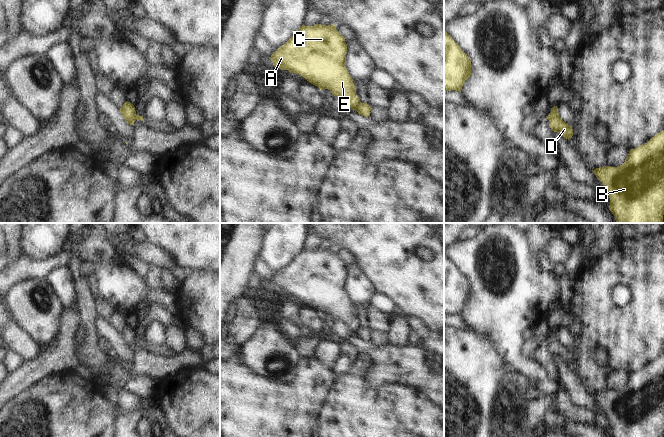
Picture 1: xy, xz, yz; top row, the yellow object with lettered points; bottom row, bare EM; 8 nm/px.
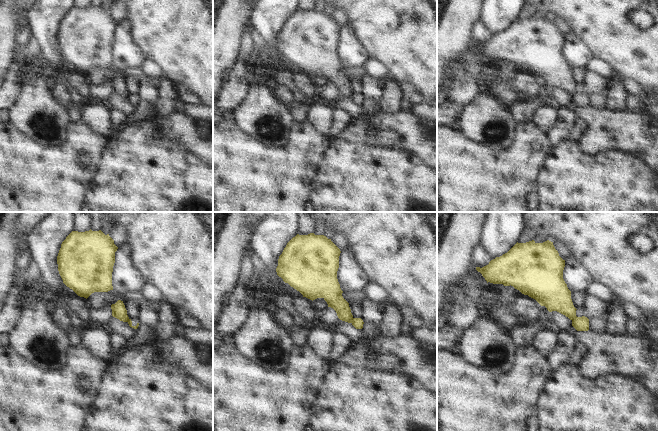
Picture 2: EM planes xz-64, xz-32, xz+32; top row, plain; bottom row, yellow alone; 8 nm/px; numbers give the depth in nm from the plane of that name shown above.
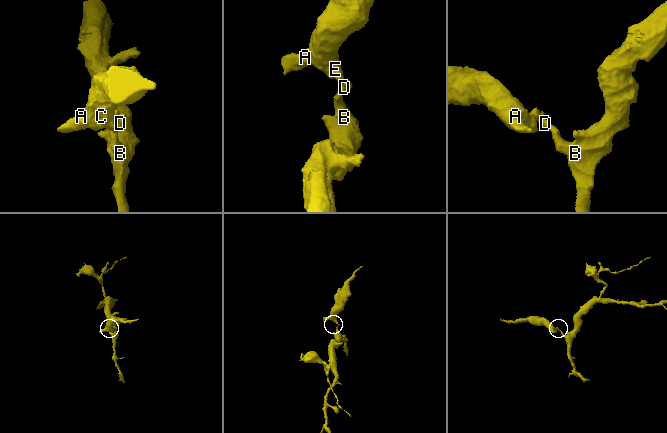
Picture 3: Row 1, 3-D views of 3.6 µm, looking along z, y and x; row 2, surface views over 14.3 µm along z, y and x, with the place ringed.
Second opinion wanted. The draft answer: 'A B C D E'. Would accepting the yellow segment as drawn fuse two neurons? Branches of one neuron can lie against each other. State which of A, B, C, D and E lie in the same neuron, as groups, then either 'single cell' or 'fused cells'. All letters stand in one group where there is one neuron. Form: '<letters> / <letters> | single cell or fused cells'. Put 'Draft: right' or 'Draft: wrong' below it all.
A C E / B D | fused cells
Draft: wrong

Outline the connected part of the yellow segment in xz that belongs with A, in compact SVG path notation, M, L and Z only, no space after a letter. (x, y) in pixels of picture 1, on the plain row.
M303 248L269 283L274 291L299 298L320 314L330 314L355 334L360 323L346 292L346 277L345 262L334 248Z

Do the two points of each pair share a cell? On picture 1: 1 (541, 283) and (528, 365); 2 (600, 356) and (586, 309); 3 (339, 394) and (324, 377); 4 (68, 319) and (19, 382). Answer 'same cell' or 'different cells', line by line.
1: same cell
2: different cells
3: different cells
4: same cell

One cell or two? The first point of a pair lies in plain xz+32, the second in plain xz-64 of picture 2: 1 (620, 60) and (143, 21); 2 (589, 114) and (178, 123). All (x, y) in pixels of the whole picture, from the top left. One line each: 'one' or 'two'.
1: one
2: one

